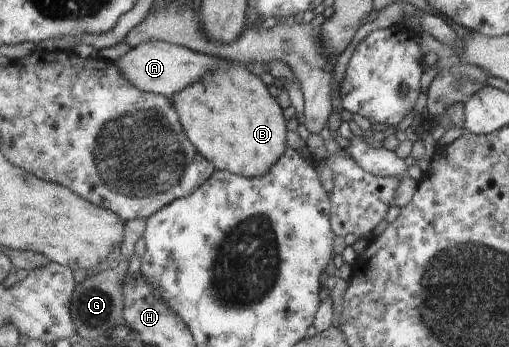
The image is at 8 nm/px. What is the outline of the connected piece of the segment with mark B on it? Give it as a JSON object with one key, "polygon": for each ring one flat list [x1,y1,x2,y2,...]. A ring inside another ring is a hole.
{"polygon":[[228,61,225,69,206,73,172,100,189,141,214,162,216,170,246,178,260,177,282,158,287,149,282,108,270,96,260,77,254,76,238,61]]}

